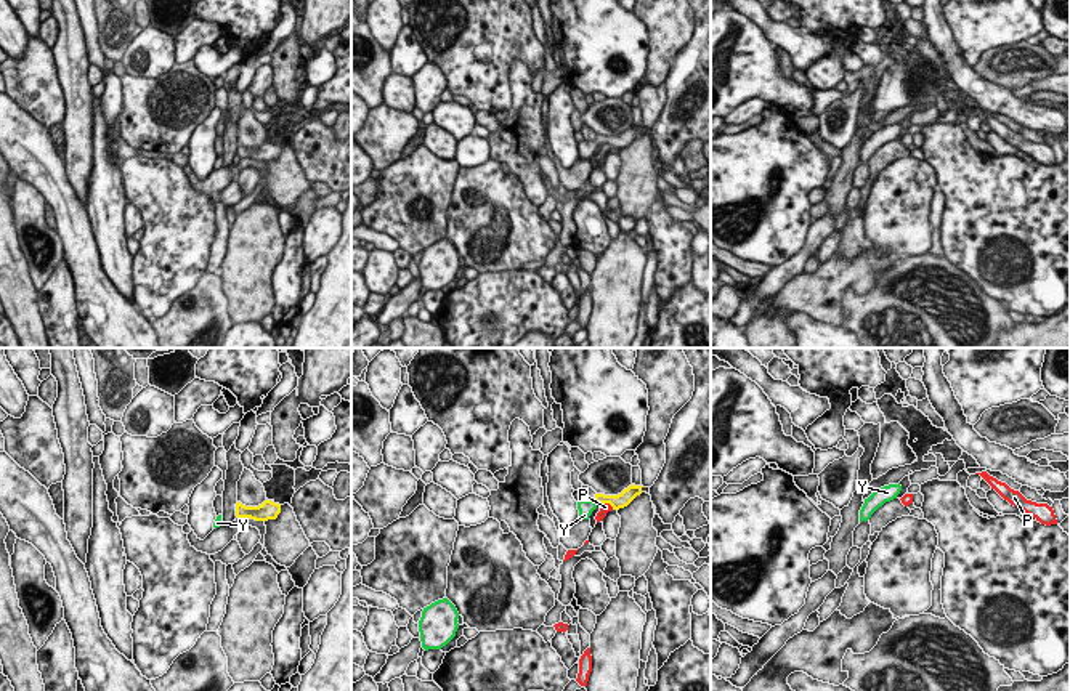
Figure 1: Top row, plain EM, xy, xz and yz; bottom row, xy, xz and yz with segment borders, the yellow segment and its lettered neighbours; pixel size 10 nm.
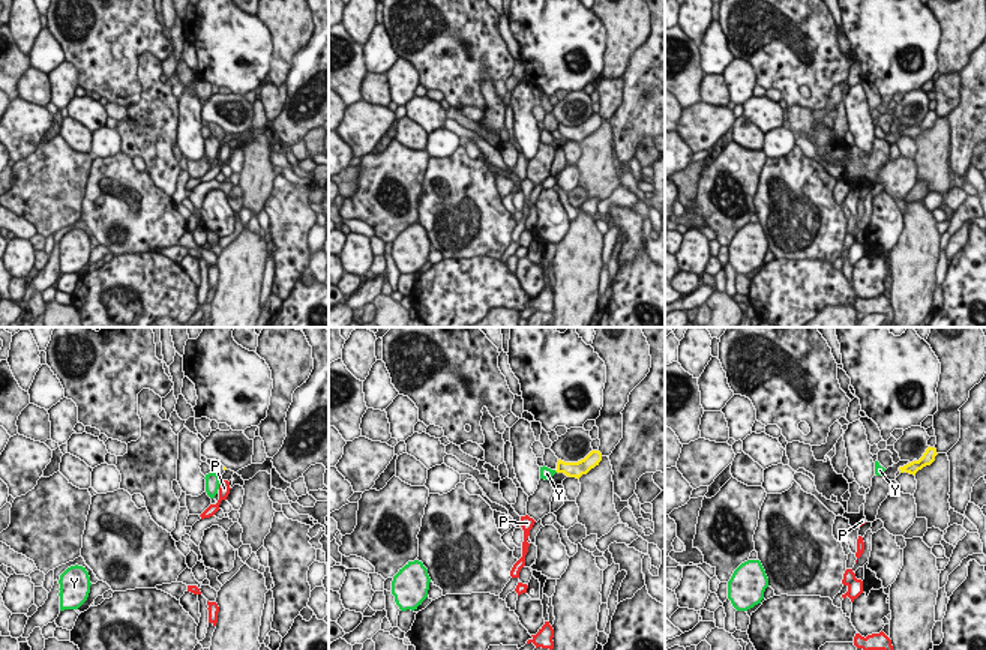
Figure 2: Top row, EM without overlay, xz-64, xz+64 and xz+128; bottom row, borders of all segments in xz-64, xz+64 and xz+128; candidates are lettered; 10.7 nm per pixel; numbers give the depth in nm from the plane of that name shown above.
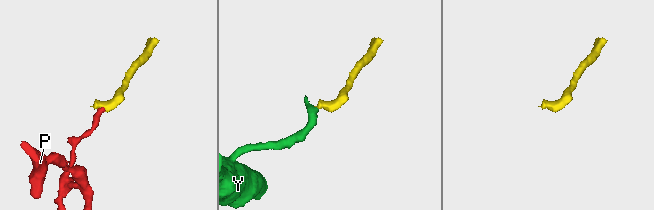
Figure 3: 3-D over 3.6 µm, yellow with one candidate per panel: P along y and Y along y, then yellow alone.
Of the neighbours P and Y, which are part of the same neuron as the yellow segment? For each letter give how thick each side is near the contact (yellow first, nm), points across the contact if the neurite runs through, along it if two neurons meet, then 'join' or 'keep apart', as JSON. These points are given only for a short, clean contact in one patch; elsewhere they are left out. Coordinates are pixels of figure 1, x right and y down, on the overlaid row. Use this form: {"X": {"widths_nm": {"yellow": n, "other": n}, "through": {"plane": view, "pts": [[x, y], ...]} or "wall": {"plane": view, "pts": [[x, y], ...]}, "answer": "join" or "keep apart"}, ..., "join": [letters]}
{"P": {"widths_nm": {"yellow": 140, "other": 100}, "wall": {"plane": "xz", "pts": [[600, 504], [608, 504], [613, 509]]}, "answer": "keep apart"}, "Y": {"widths_nm": {"yellow": 140, "other": 160}, "through": {"plane": "xz", "pts": [[620, 501], [595, 502], [586, 507]]}, "answer": "join"}, "join": ["Y"]}

